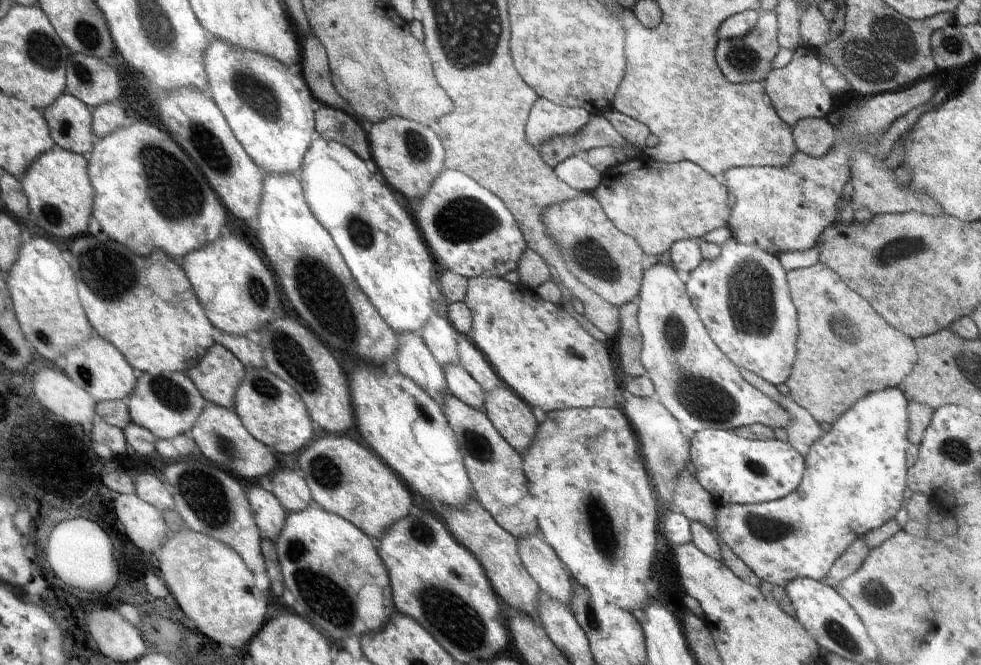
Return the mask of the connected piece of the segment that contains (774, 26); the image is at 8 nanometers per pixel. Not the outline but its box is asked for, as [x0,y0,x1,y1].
[715,11,779,84]

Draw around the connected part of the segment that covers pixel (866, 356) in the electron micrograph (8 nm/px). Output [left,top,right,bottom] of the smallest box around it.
[785,262,918,424]

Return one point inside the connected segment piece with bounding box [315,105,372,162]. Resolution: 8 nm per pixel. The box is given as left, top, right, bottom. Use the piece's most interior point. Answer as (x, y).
(334, 125)

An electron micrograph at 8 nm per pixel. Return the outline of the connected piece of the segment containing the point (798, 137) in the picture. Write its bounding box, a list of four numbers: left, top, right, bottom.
[792,118,838,158]

